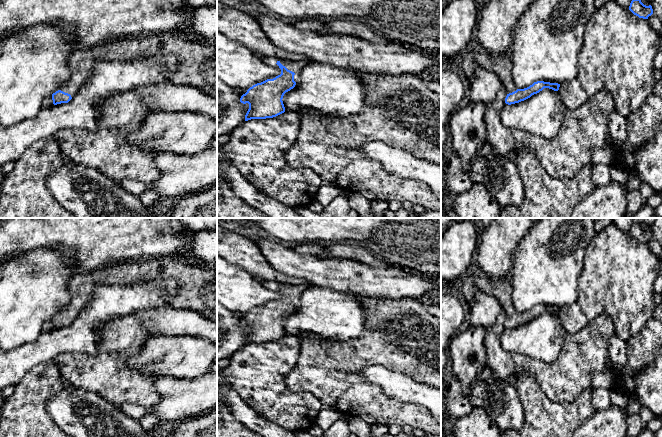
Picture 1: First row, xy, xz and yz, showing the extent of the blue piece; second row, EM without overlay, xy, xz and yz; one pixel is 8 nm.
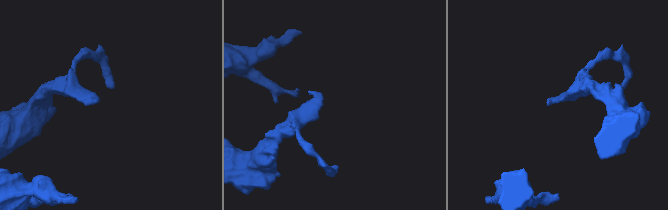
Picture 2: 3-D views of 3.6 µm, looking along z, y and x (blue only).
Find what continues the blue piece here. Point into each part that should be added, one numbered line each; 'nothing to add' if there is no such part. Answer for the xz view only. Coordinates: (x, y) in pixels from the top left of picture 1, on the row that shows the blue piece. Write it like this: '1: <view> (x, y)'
1: xz (295, 66)

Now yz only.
1: yz (502, 65)

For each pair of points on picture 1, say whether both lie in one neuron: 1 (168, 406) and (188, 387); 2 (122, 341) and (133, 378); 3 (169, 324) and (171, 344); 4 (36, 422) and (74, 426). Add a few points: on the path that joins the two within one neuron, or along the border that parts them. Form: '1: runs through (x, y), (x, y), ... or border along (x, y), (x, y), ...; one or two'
1: runs through (173, 402), (183, 392); one
2: runs through (122, 350), (122, 367), (124, 369); one
3: border along (152, 335), (194, 336); two
4: border along (45, 403), (47, 414), (58, 426); two

